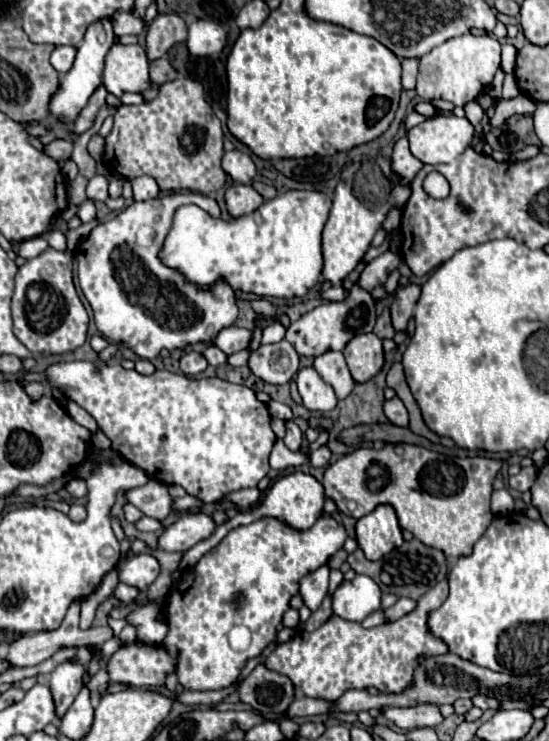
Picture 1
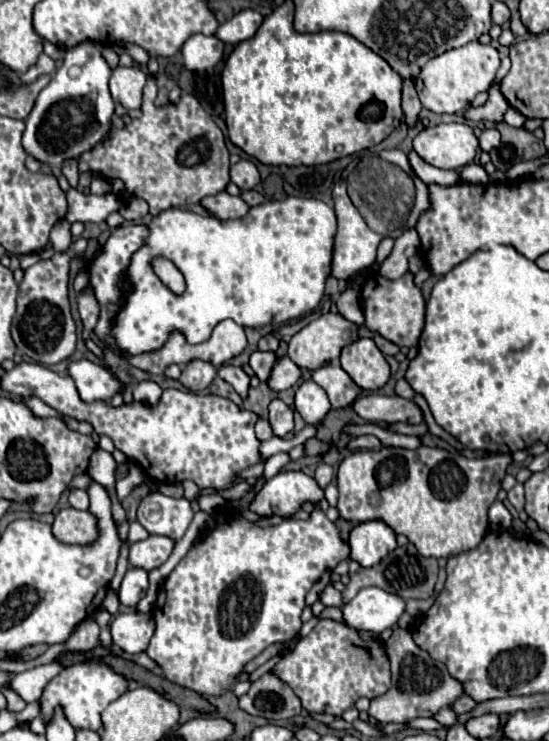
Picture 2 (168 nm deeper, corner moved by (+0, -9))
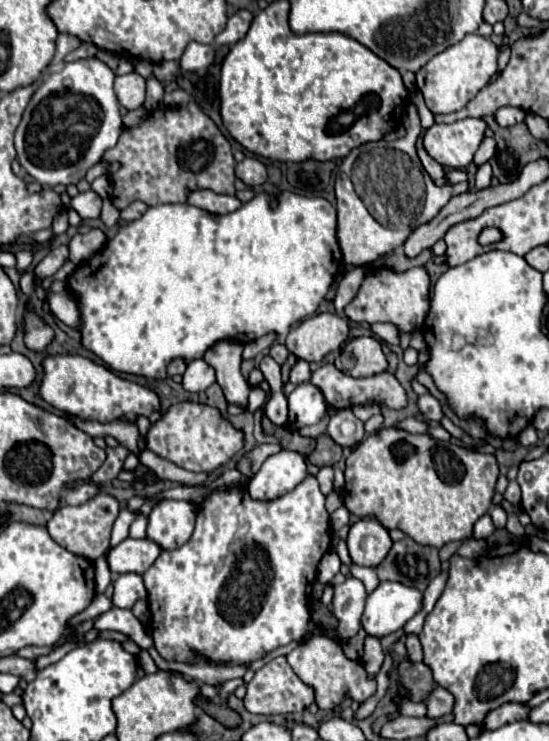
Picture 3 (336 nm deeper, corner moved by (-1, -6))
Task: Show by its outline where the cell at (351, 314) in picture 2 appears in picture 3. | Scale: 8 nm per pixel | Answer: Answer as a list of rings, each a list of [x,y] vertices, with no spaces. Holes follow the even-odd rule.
[[[373,323],[371,325],[371,331],[379,337],[379,339],[383,339],[383,341],[387,341],[389,345],[399,345],[399,333],[397,333],[397,329],[395,329],[395,325],[385,325],[385,323]]]

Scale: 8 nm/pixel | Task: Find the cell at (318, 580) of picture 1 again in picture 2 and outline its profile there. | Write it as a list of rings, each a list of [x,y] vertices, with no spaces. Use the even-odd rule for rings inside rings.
[[[326,586],[324,592],[320,594],[320,600],[326,604],[326,606],[336,606],[336,608],[342,608],[344,602],[342,602],[342,592],[334,590],[332,586]]]

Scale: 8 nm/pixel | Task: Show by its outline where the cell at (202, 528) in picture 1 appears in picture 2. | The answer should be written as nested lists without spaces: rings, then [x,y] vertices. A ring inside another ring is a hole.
[[[148,536],[146,540],[140,540],[130,546],[130,556],[128,562],[134,568],[142,570],[154,570],[166,562],[174,548],[174,542],[164,536]]]

